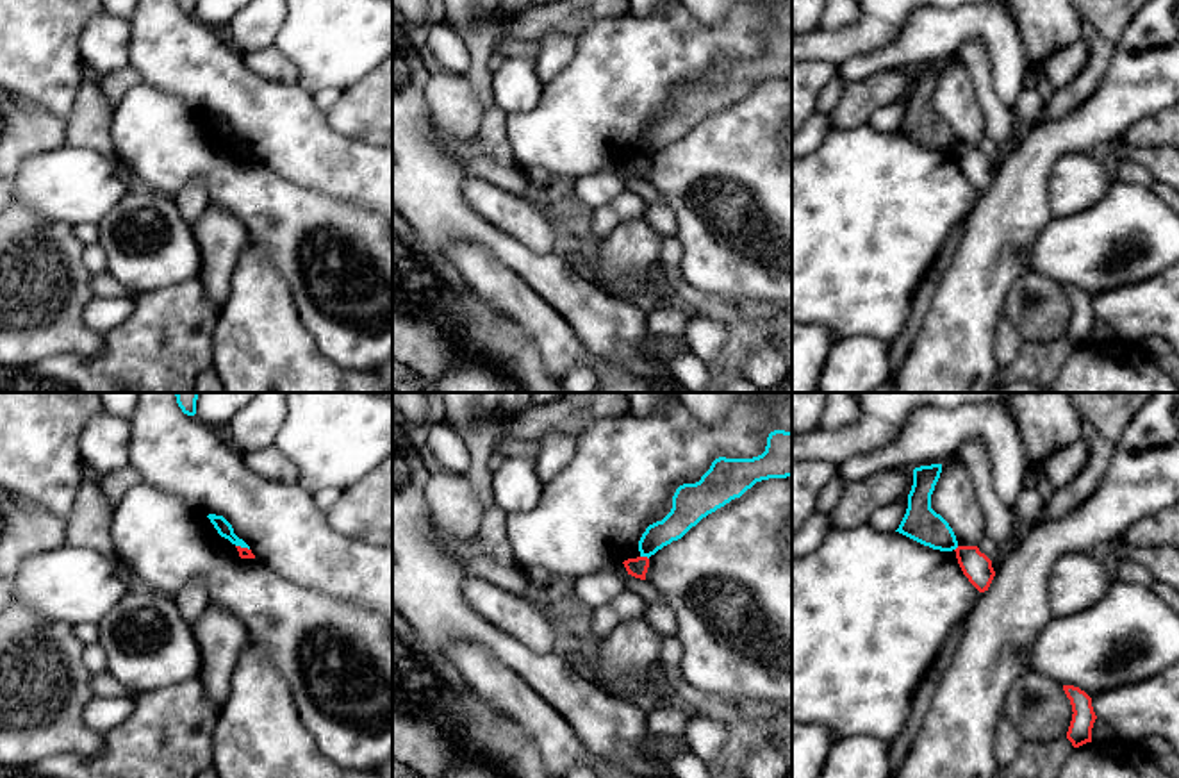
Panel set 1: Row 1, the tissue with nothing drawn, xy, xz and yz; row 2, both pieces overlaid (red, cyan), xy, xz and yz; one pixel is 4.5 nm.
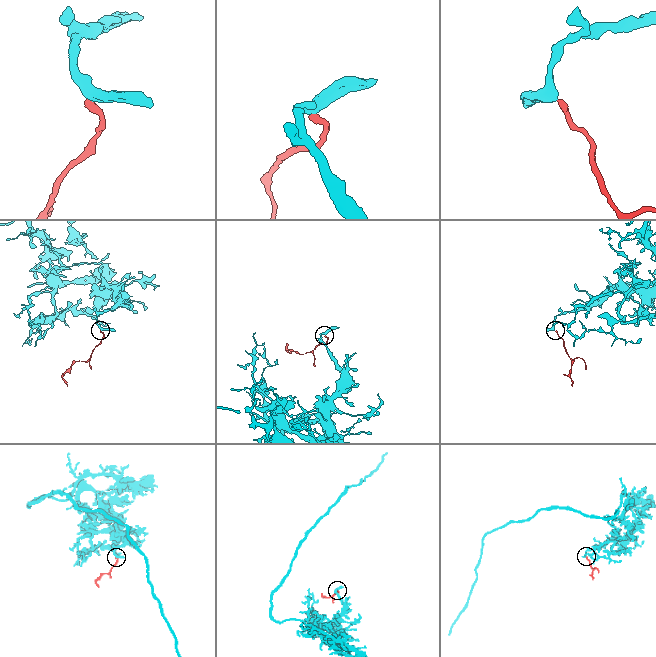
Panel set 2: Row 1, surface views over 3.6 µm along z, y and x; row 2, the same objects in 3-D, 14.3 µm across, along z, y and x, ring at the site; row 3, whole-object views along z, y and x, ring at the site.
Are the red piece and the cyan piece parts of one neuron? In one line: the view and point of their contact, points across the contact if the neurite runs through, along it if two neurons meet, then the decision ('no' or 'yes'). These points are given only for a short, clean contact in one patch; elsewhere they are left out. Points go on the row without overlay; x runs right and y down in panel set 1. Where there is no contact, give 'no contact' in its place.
contact xz (644, 157); border xz (641, 156), (648, 159); no

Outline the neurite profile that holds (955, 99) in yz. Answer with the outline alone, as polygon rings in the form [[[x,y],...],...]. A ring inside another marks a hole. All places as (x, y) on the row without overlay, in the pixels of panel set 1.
[[[954,55],[945,57],[931,95],[931,109],[952,128],[958,146],[977,146],[986,136],[985,114],[967,66]]]

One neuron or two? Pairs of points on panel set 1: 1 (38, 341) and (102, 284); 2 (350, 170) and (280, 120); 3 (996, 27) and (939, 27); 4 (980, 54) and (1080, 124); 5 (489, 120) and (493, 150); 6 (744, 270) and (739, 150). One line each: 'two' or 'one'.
1: two
2: one
3: one
4: two
5: one
6: one

